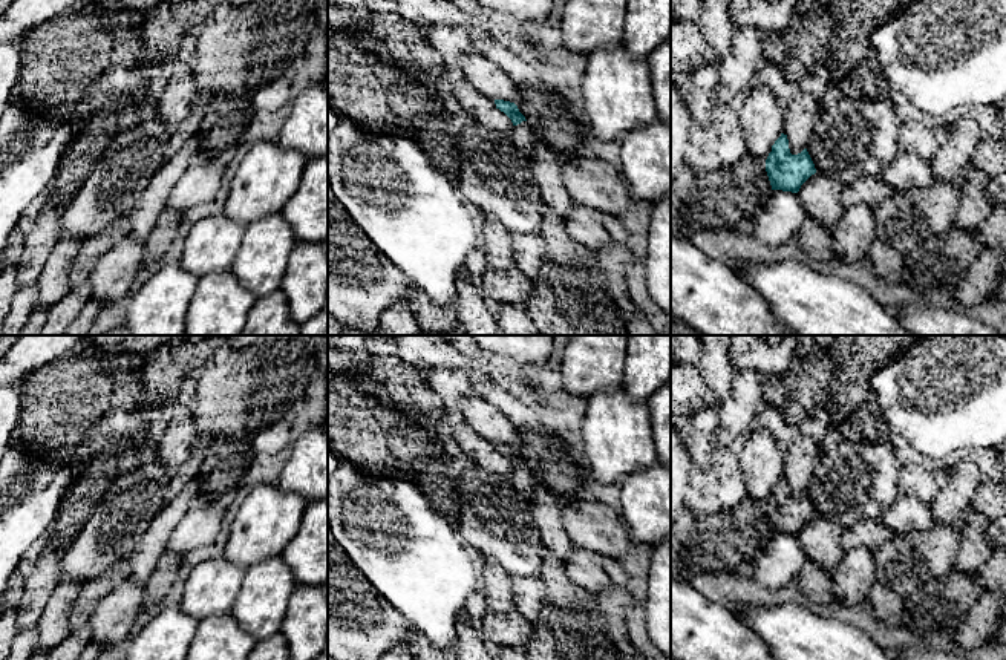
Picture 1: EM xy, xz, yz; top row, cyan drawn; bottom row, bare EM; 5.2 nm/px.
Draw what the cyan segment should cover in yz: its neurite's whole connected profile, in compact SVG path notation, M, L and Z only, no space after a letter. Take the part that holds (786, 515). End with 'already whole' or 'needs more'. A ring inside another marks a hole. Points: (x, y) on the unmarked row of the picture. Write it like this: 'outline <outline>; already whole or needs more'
outline M781 476L766 502L766 515L772 533L798 536L816 511L807 492L798 498L790 496L787 478Z; already whole

